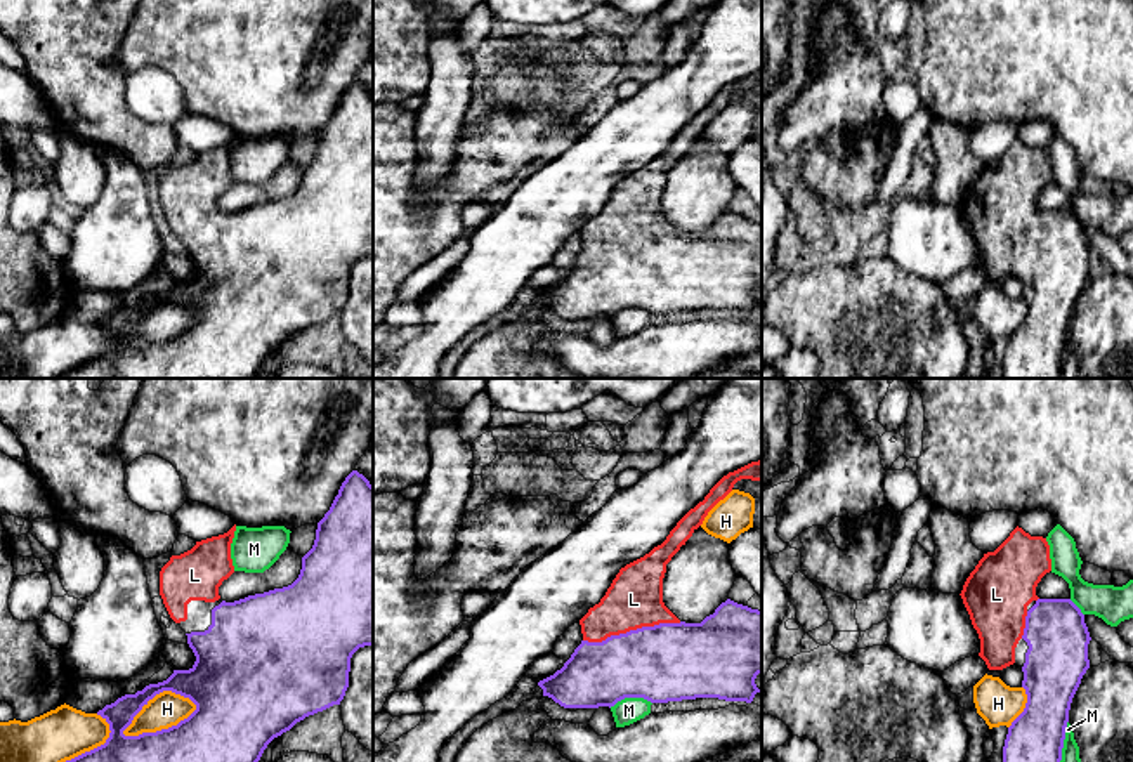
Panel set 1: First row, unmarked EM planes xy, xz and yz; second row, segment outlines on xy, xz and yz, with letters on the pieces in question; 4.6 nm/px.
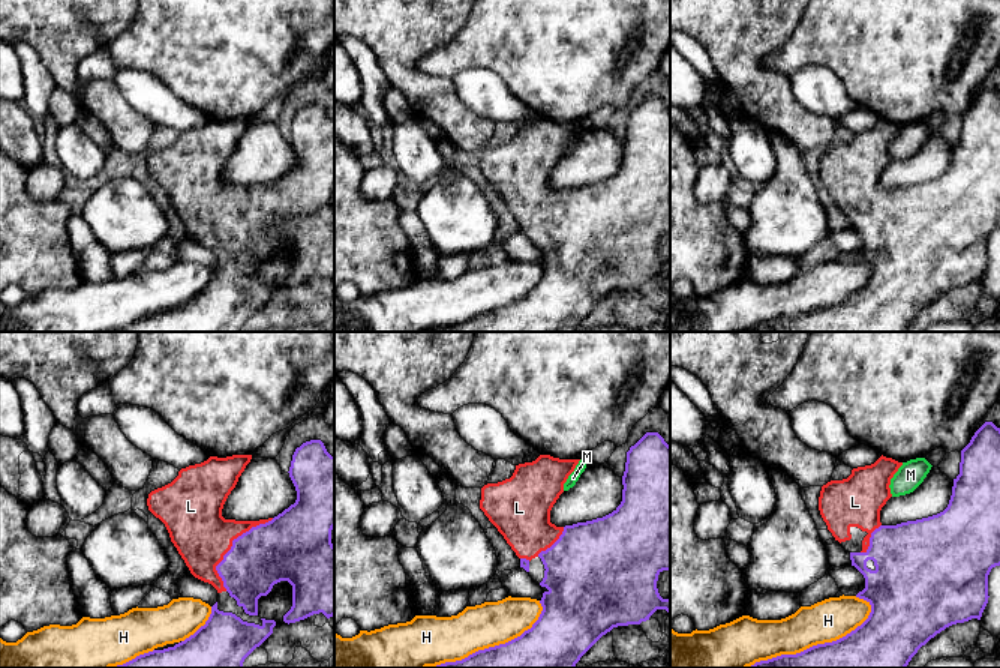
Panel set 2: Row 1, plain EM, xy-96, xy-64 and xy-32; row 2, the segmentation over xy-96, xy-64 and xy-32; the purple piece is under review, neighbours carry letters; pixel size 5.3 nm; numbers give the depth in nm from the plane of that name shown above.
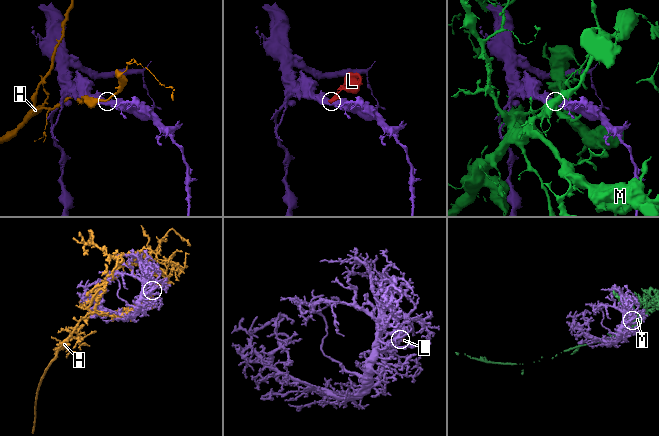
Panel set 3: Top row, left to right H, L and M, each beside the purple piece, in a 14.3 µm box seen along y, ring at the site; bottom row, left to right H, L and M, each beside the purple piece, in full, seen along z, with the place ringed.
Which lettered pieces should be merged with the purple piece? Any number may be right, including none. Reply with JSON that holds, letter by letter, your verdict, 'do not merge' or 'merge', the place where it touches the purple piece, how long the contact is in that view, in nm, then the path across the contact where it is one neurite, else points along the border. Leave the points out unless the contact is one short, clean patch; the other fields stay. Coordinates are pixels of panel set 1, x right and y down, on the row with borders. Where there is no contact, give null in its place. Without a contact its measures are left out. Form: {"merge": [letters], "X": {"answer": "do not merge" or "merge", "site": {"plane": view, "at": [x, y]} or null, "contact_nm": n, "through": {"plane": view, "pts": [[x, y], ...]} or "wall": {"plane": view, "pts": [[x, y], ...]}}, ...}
{"merge": ["L"], "H": {"answer": "do not merge", "site": {"plane": "xy", "at": [162, 729]}, "contact_nm": 380}, "L": {"answer": "merge", "site": {"plane": "xz", "at": [632, 630]}, "contact_nm": 460}, "M": {"answer": "do not merge", "site": {"plane": "xz", "at": [630, 696]}, "contact_nm": 200}}

